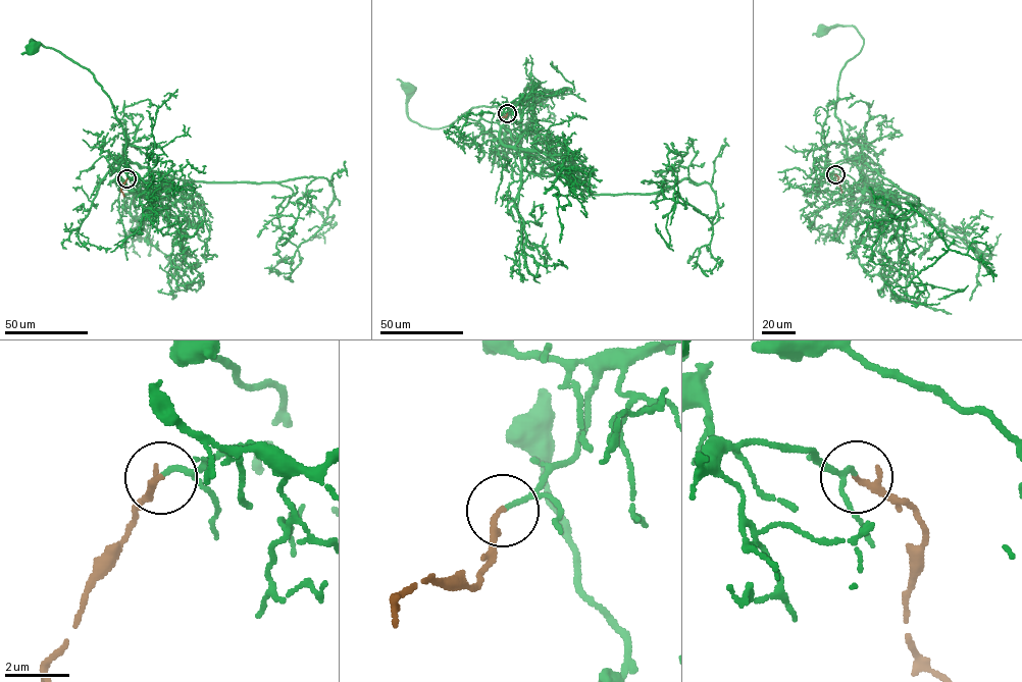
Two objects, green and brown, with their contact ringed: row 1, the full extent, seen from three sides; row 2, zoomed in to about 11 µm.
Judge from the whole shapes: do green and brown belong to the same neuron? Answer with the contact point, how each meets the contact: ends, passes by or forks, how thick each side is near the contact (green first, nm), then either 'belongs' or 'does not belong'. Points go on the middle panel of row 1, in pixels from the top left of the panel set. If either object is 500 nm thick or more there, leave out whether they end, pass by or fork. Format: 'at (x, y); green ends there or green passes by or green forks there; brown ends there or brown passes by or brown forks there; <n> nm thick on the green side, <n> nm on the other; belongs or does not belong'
at (507, 113); green ends there; brown passes by; 140 nm thick on the green side, 140 nm on the other; belongs

